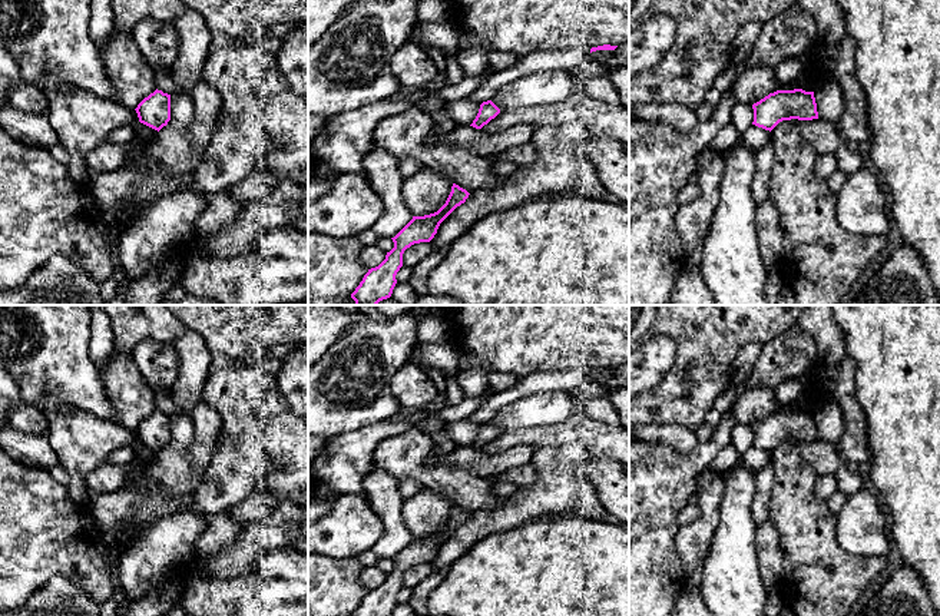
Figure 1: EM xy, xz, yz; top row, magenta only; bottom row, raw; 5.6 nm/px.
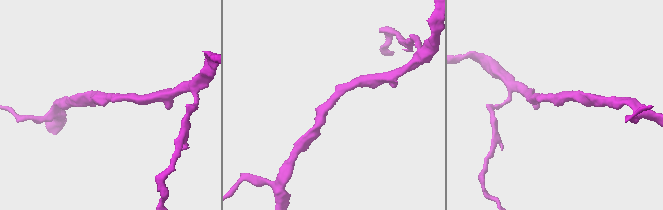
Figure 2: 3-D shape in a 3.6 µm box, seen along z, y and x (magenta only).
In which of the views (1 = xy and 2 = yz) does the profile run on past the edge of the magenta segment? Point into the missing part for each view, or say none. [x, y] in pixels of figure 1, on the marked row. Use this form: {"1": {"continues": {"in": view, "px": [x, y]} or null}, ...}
{"1": {"continues": null}, "2": {"continues": null}}

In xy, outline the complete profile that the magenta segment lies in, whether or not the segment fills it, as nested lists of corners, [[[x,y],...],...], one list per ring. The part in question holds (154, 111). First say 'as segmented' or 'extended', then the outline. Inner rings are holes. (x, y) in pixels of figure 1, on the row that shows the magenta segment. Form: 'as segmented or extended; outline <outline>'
as segmented; outline [[[156,89],[135,110],[140,123],[159,132],[171,120],[171,95]]]

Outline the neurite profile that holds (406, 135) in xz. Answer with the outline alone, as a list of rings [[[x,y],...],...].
[[[420,106],[383,119],[374,129],[374,145],[398,160],[416,159],[447,175],[469,193],[507,182],[507,178],[493,173],[491,160],[453,146],[449,135],[436,136],[434,120]]]

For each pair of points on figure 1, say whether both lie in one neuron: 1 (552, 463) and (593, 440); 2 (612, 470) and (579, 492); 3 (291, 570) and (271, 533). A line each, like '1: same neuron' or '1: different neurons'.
1: different neurons
2: different neurons
3: different neurons

